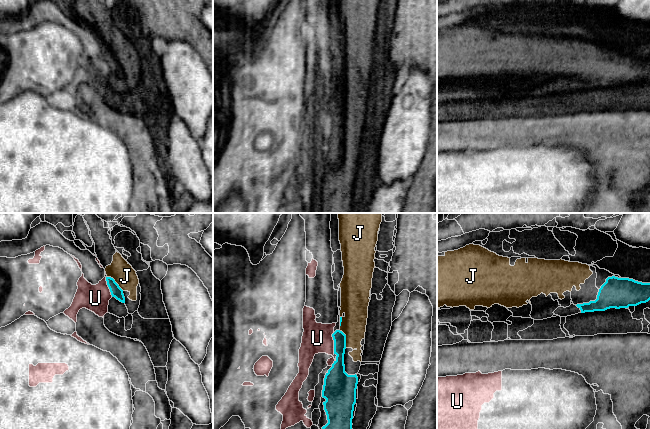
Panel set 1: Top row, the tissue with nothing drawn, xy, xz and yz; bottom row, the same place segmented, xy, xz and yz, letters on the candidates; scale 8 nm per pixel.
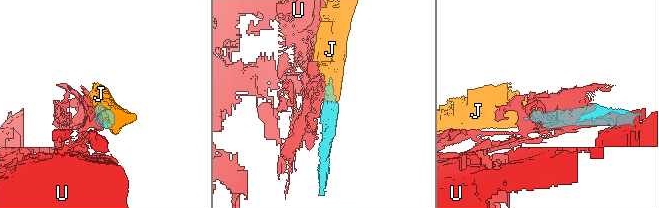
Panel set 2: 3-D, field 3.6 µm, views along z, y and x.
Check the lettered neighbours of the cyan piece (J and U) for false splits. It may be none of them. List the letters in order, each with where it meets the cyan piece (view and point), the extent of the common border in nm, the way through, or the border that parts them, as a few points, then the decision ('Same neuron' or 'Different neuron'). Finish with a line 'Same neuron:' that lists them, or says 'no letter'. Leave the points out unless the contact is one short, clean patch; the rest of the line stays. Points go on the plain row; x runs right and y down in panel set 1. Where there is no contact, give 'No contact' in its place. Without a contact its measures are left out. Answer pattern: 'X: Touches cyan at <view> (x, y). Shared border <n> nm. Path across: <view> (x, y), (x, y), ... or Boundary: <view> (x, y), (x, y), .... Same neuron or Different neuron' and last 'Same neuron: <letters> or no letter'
J: Touches cyan at xz (345, 114). Shared border 160 nm. Path across: xz (338, 144), (340, 119), (345, 114), (352, 107), (353, 101). Same neuron
U: Touches cyan at xz (334, 119). Shared border 180 nm. Boundary: xz (334, 108), (332, 110), (333, 129). Different neuron
Same neuron: J

